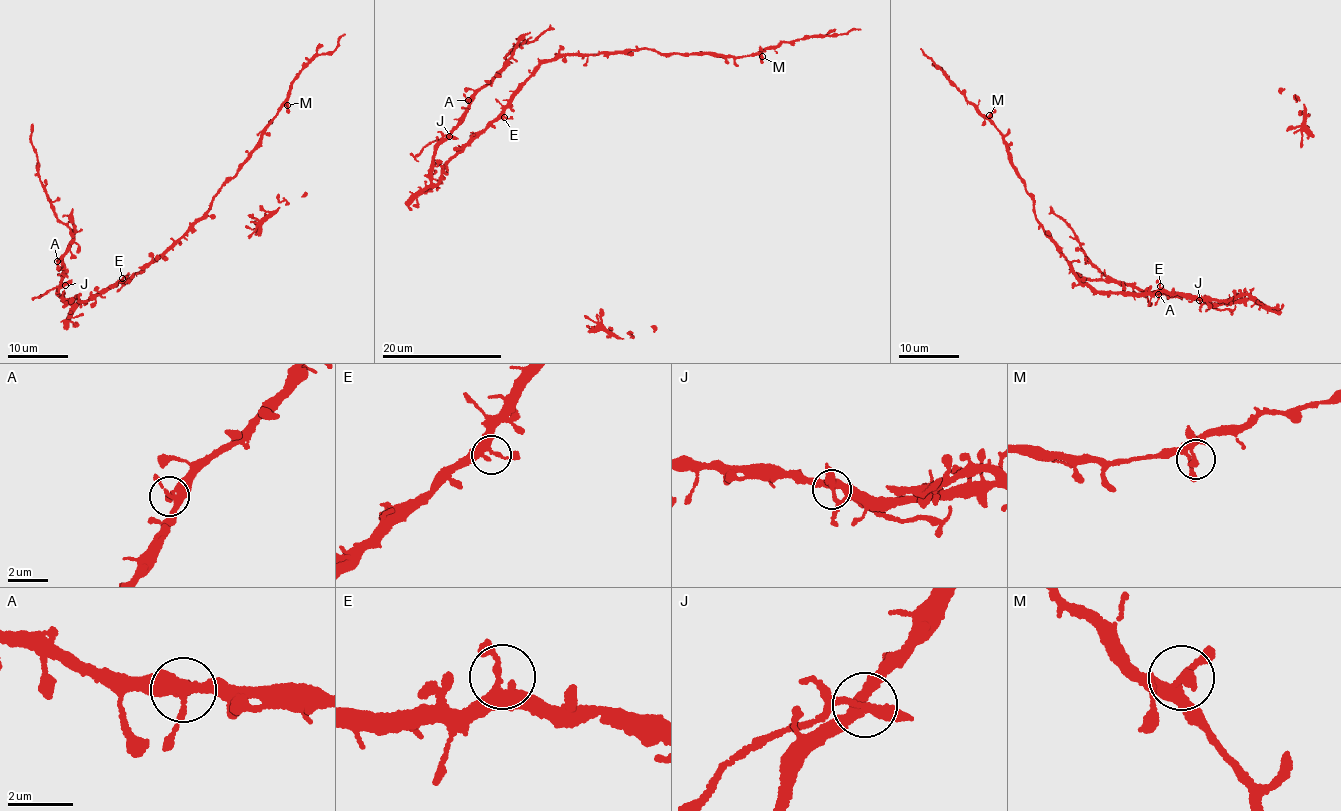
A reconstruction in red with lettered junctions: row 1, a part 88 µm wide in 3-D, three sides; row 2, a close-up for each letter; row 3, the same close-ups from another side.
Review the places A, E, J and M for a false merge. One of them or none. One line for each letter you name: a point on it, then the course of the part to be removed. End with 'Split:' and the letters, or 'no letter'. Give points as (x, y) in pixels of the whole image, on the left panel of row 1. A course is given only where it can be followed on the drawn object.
J: at (65, 285); foreign part runs (65, 286), (32, 299)
Split: J

